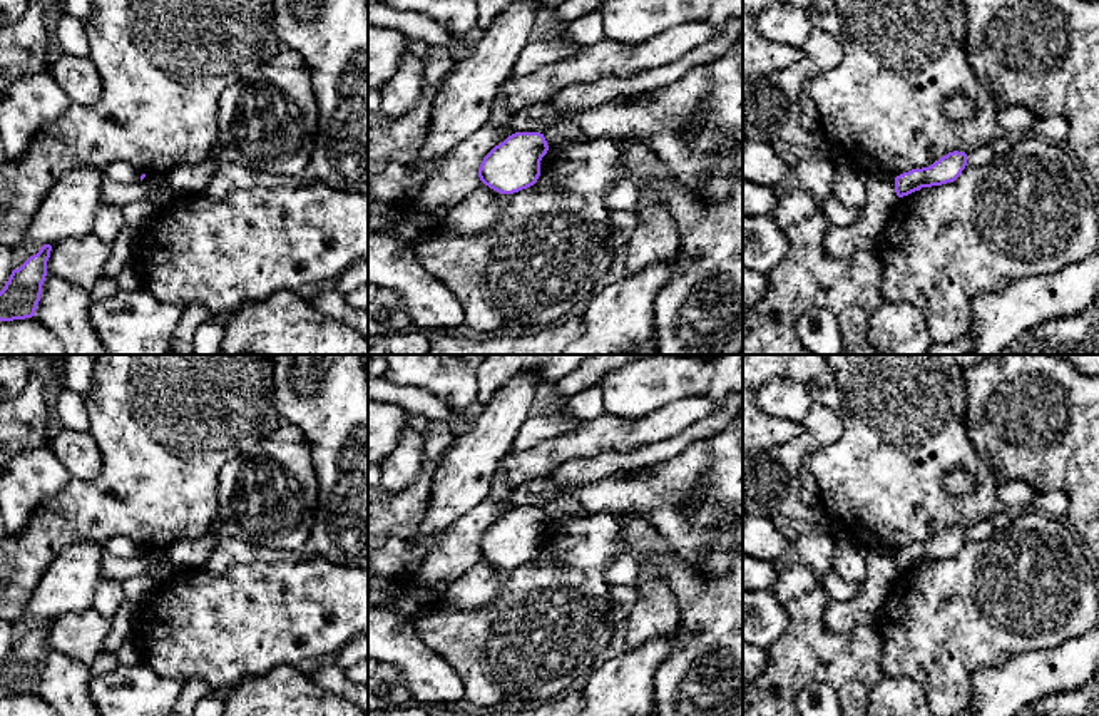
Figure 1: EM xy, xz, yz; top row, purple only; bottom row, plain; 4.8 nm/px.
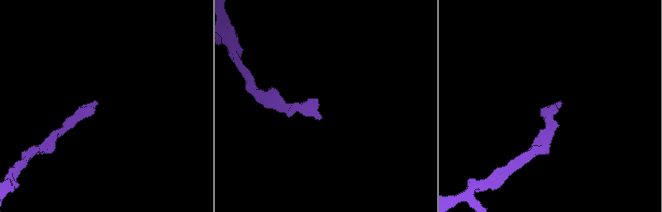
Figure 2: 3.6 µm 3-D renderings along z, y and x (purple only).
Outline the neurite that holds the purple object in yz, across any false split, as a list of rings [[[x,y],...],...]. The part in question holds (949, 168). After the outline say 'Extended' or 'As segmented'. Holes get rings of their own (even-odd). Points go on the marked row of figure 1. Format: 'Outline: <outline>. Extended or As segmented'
Outline: [[[948,152],[928,167],[912,169],[895,177],[895,192],[898,197],[908,196],[922,187],[953,182],[967,166],[965,152]]]. As segmented

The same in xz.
Outline: [[[515,132],[495,146],[482,161],[480,181],[500,194],[534,186],[549,146],[540,132]]]. As segmented

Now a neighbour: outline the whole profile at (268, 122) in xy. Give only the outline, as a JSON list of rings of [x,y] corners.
[[[288,47],[248,79],[227,85],[217,99],[217,137],[211,157],[253,172],[284,179],[298,177],[308,166],[318,136],[318,100],[301,55]]]

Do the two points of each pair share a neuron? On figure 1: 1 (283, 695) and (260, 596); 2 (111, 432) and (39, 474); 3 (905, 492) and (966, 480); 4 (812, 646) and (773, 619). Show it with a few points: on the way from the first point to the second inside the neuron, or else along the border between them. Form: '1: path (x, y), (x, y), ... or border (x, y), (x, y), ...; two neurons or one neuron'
1: border (305, 666), (273, 666), (240, 683); two neurons
2: border (71, 477), (62, 489), (42, 504); two neurons
3: border (952, 465), (974, 477), (969, 494); two neurons
4: border (771, 591), (787, 614), (787, 628), (766, 649); two neurons

